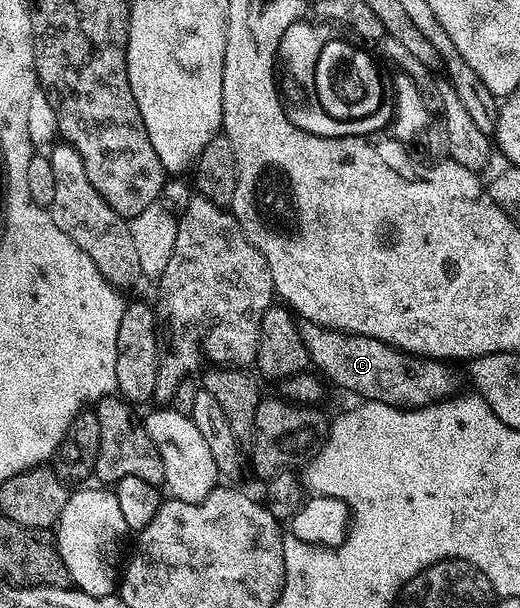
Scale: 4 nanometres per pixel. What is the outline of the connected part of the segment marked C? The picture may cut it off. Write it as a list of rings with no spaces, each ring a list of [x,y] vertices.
[[[309,322],[301,325],[301,332],[310,356],[309,363],[327,381],[330,379],[336,387],[358,396],[354,398],[375,400],[393,408],[409,410],[439,404],[442,400],[451,399],[459,391],[458,376],[450,369],[453,367],[447,361],[434,360],[431,356],[416,356],[376,338],[347,336],[344,332]]]

